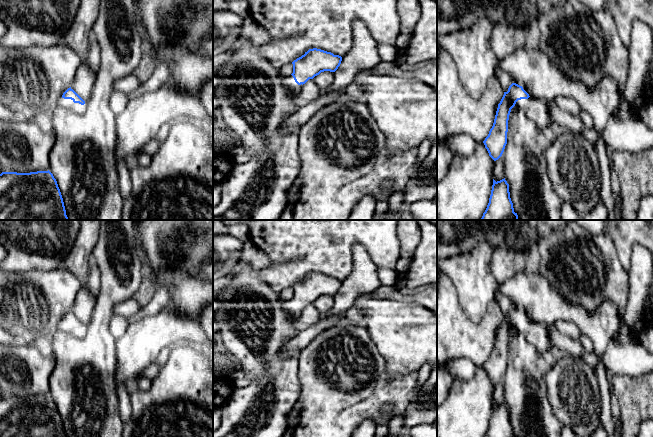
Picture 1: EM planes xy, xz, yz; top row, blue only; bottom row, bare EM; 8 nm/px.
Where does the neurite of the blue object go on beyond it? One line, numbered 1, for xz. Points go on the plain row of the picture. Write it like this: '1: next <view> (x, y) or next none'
1: next xz (289, 306)

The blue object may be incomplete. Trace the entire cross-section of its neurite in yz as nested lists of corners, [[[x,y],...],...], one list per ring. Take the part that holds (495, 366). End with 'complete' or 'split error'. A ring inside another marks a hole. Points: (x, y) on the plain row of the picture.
[[[512,307],[508,315],[504,316],[498,328],[493,350],[483,365],[489,380],[494,385],[502,380],[507,368],[508,344],[514,330],[522,334],[536,348],[539,354],[550,351],[552,348],[547,328],[530,320],[522,310]]] | split error

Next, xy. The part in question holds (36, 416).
[[[48,395],[0,398],[0,437],[66,437],[53,398]]] | complete

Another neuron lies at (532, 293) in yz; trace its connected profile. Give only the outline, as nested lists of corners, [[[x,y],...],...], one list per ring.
[[[523,271],[515,274],[498,285],[498,289],[529,320],[546,326],[553,326],[559,320],[576,324],[582,335],[592,339],[594,351],[599,358],[603,356],[610,341],[619,334],[624,323],[613,303],[603,301],[590,314],[580,305],[569,304],[539,273],[528,274]]]

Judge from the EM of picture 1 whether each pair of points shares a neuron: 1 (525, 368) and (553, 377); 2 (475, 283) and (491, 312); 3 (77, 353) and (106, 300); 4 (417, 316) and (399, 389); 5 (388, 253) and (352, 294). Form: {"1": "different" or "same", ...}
{"1": "different", "2": "different", "3": "same", "4": "different", "5": "different"}

